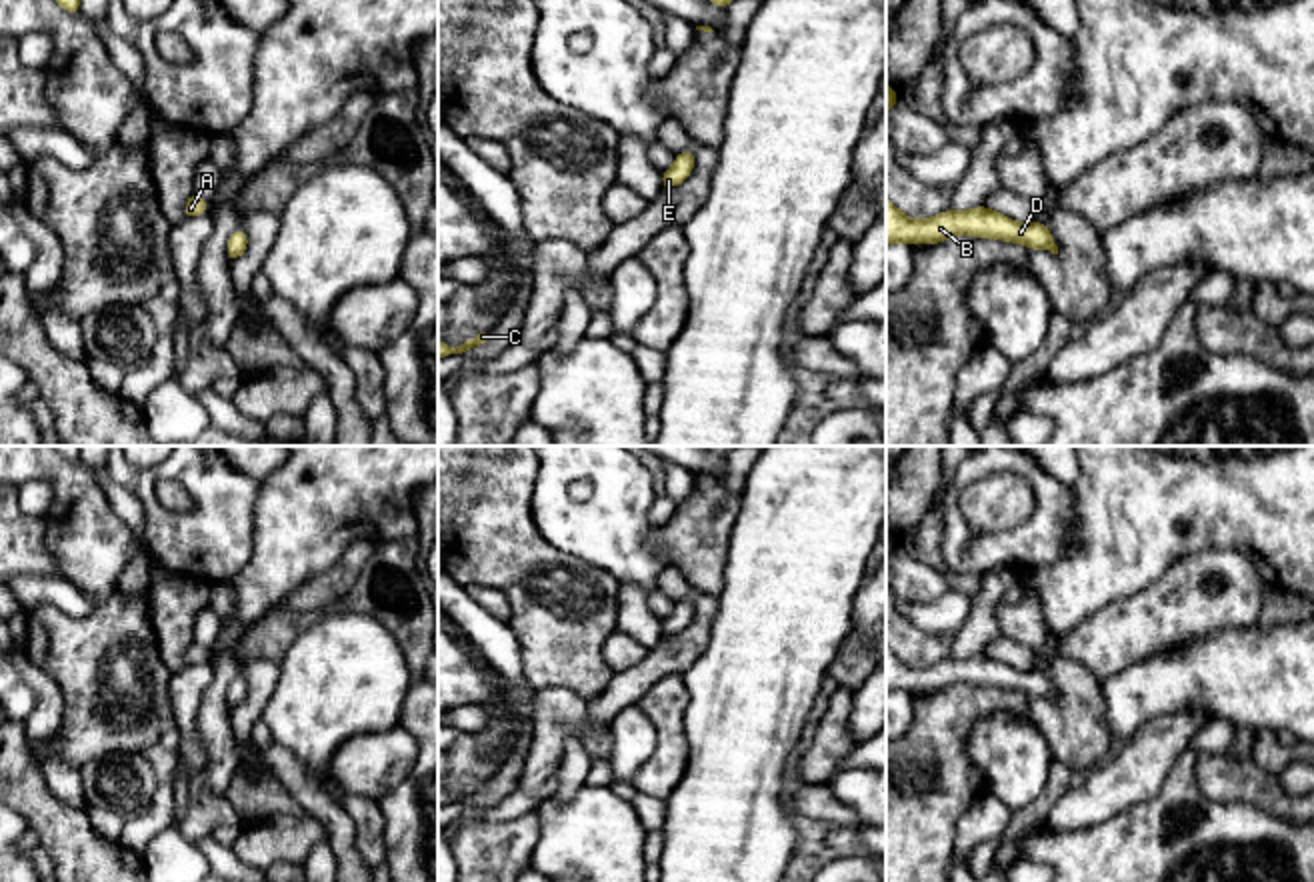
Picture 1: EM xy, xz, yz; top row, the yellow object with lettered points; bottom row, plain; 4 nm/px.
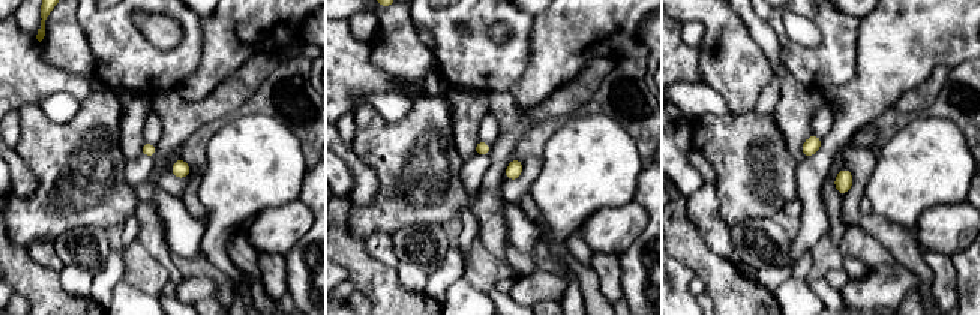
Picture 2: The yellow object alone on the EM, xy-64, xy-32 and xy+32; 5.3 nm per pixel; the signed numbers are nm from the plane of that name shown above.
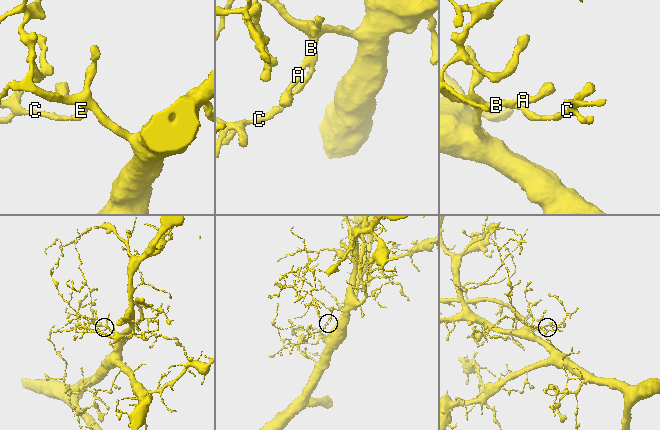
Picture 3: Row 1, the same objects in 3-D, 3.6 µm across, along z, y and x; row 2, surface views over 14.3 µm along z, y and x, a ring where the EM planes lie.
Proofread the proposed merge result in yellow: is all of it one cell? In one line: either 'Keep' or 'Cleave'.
Keep

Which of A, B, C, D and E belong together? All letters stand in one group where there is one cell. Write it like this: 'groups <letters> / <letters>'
groups A B C D E

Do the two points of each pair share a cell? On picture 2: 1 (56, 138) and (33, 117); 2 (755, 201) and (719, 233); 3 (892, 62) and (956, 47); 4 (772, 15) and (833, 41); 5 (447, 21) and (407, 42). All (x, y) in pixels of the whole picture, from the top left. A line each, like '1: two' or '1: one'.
1: one
2: two
3: one
4: one
5: two

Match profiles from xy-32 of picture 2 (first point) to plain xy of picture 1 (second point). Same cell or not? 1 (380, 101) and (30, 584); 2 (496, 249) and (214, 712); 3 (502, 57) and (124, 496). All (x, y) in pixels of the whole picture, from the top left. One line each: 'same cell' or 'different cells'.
1: same cell
2: same cell
3: different cells

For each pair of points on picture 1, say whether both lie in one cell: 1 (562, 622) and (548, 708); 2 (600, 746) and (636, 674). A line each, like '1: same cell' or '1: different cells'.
1: different cells
2: different cells

